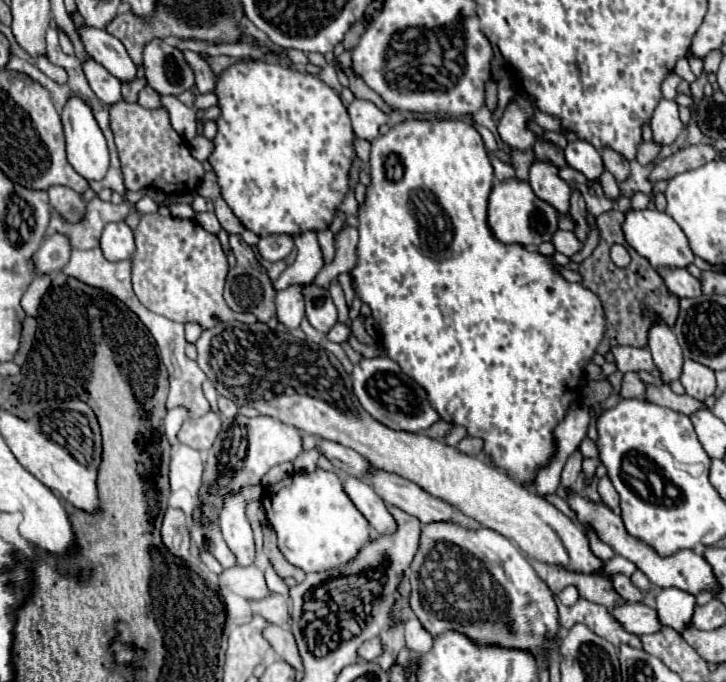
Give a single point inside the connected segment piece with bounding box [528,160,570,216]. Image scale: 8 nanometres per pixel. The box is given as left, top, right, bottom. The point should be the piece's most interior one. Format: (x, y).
(544, 179)

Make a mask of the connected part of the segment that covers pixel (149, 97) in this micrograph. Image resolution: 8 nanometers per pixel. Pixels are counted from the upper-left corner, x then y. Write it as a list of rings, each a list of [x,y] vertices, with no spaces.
[[[146,86],[146,88],[140,92],[138,104],[140,104],[140,106],[144,106],[144,108],[150,108],[150,110],[162,108],[162,102],[160,102],[160,94],[158,94],[156,90],[152,90],[150,86]]]

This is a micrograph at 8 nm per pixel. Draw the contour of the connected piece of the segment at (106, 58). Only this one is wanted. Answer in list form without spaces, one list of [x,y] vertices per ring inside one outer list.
[[[76,20],[76,24],[78,24],[78,32],[80,32],[80,38],[82,38],[88,54],[98,64],[102,64],[120,82],[136,80],[138,68],[118,38],[114,38],[112,34],[106,34],[106,30],[94,30],[88,26],[82,28],[78,20]]]

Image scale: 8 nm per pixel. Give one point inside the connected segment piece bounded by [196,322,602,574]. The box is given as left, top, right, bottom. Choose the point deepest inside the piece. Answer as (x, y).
(301, 384)

